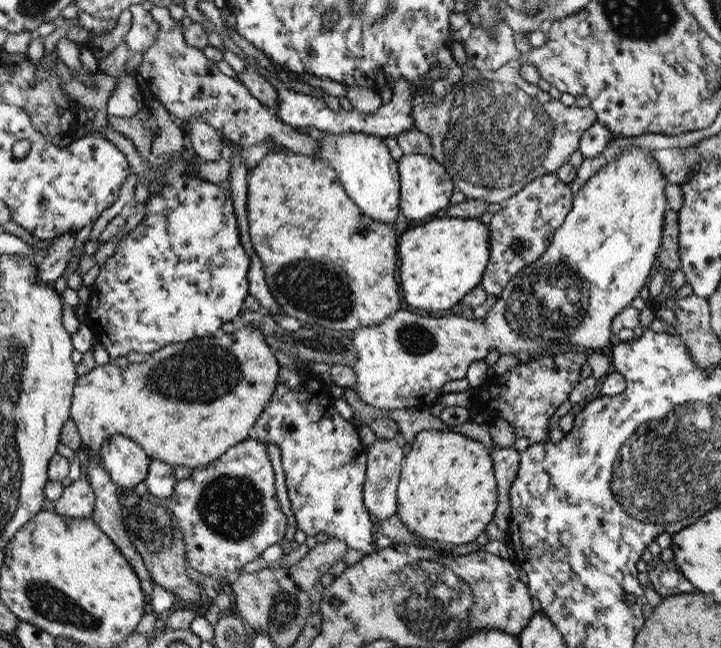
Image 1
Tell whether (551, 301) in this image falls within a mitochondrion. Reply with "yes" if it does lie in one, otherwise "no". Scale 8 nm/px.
yes

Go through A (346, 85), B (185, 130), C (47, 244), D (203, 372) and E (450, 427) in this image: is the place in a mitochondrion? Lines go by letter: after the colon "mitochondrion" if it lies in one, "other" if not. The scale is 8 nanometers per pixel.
A: other
B: other
C: other
D: mitochondrion
E: other

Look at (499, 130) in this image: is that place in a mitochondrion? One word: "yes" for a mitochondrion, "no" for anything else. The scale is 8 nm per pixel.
yes

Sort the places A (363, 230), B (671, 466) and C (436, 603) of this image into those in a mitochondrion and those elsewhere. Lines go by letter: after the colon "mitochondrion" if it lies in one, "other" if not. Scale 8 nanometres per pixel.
A: other
B: mitochondrion
C: mitochondrion

